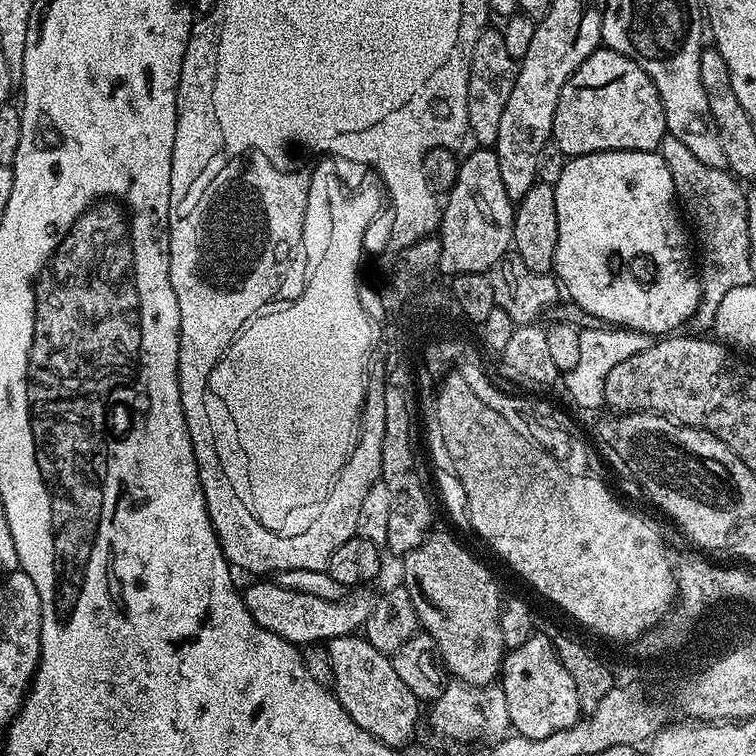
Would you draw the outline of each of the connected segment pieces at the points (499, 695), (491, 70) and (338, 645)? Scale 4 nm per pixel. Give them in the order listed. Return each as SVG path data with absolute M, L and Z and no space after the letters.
M455 678L449 679L440 697L431 701L430 708L433 726L460 744L476 744L481 740L484 746L493 746L508 736L512 728L506 694L495 683L467 684Z
M485 30L480 33L480 37L474 41L474 54L472 55L472 65L470 66L470 86L468 87L468 127L470 129L471 139L476 139L475 143L480 146L495 145L498 138L498 122L502 118L502 110L506 110L506 101L510 98L510 90L514 90L514 78L516 77L516 70L518 67L517 57L510 54L510 50L506 50L504 45L504 37L499 31Z
M360 634L339 636L327 641L326 647L336 675L334 691L346 714L386 746L403 749L404 743L416 732L422 702L410 694L406 682L398 678L391 659L374 650L374 646L370 646L370 642Z

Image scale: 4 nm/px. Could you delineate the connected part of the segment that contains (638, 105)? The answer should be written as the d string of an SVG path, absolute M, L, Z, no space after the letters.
M599 47L570 74L554 110L552 140L565 157L591 152L655 152L668 131L658 86L638 62Z

